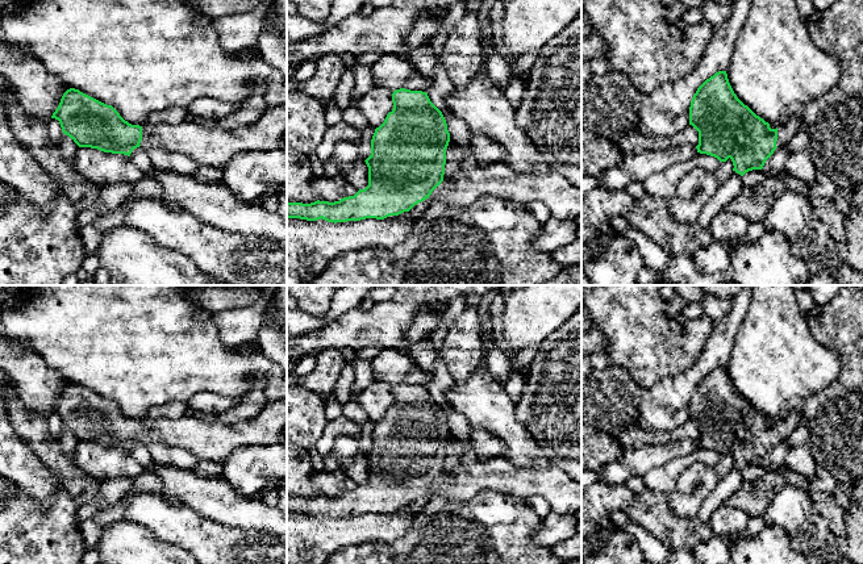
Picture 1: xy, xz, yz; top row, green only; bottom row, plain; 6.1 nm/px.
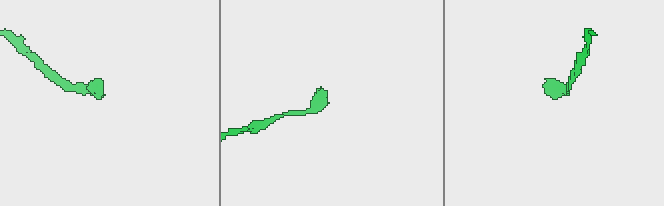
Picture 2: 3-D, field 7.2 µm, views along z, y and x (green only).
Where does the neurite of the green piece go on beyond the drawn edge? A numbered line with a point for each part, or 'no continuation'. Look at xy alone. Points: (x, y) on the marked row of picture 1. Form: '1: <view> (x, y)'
1: xy (208, 143)

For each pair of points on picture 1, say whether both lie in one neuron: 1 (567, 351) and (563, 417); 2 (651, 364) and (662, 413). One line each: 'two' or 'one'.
1: one
2: two

